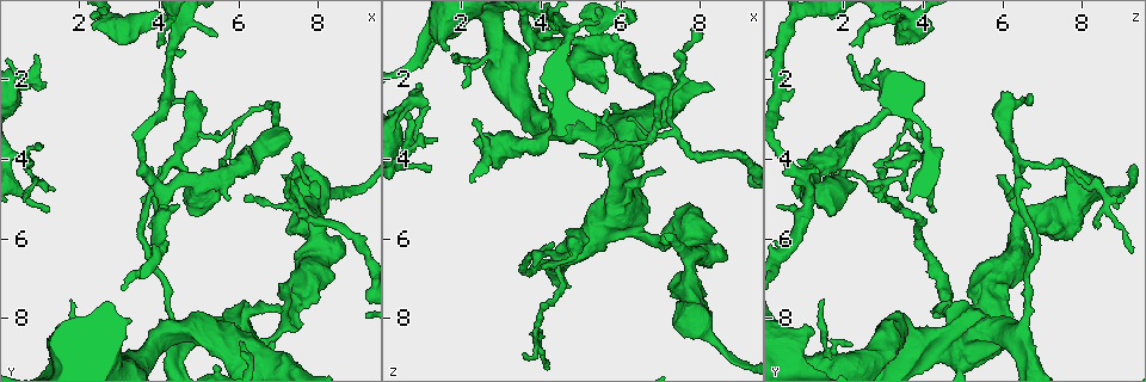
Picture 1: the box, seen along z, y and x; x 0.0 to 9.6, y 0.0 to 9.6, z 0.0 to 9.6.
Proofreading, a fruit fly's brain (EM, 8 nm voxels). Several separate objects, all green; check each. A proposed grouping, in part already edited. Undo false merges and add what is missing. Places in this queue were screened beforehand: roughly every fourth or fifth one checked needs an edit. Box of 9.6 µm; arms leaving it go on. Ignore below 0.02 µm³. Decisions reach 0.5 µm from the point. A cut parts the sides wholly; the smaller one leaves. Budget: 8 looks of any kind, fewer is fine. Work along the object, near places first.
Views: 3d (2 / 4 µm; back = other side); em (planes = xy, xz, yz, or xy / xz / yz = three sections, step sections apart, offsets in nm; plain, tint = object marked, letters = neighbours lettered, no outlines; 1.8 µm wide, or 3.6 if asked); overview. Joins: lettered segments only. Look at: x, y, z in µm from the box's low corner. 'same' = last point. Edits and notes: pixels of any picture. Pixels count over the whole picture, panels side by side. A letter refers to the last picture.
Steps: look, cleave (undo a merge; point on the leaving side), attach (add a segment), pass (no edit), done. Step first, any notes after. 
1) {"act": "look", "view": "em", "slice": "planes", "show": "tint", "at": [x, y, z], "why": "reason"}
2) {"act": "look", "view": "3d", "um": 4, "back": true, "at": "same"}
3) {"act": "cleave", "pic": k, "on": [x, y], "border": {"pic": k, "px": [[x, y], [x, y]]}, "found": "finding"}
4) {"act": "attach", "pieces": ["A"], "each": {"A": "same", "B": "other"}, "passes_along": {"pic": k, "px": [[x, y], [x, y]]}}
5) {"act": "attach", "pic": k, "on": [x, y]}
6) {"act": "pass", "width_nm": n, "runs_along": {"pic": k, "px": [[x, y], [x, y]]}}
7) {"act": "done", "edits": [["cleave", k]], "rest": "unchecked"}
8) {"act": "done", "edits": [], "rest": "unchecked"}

{"act": "look", "view": "em", "slice": "yz", "step": 4, "show": "tint", "at": [3.80, 4.80, 8.45], "why": "sharp bend"}

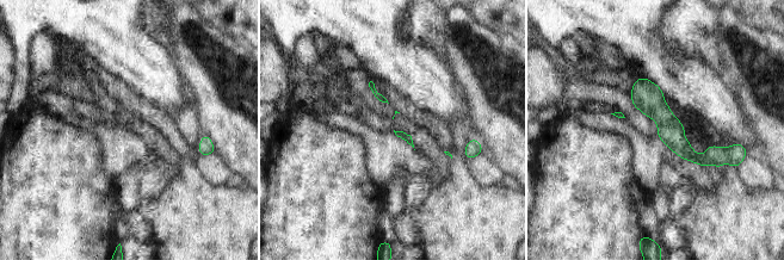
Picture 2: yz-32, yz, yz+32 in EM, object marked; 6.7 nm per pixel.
{"act": "look", "view": "em", "slice": "planes", "show": "letters", "at": "same", "why": "cut it another way"}

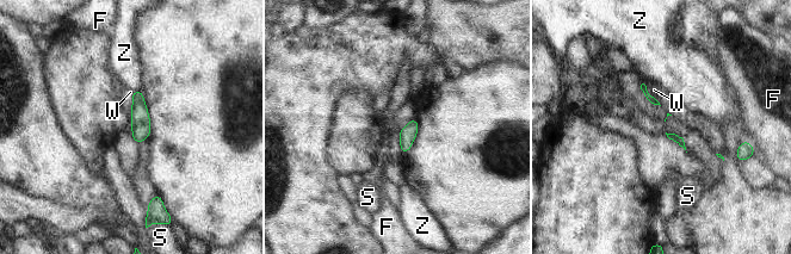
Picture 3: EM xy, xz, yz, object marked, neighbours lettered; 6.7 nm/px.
{"act": "pass", "longest_contact_nm": ["W", 200], "each": {"F": "other", "S": "other", "W": "other", "Z": "other"}, "found": "all the same neuron"}

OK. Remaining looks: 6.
{"act": "look", "view": "em", "slice": "planes", "show": "letters", "at": [6.05, 8.60, 0.70]}

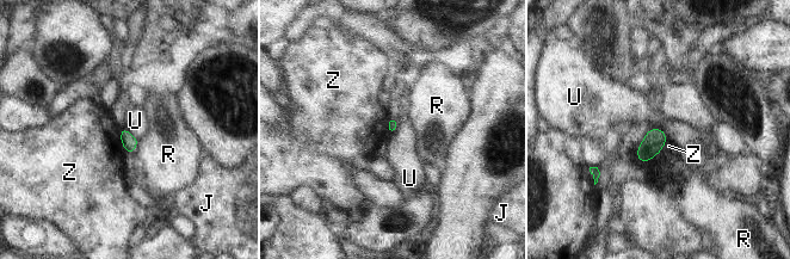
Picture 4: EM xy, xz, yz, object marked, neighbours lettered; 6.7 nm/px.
{"act": "pass", "each": {"J": "other", "R": "other", "U": "other", "Z": "other"}, "border": {"pic": 4, "px": [[650, 128], [660, 128], [666, 139]]}, "found": "none of them fits"}

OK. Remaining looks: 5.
{"act": "look", "view": "3d", "um": 4, "back": true, "at": [5.45, 8.25, 3.75], "why": "thick end"}

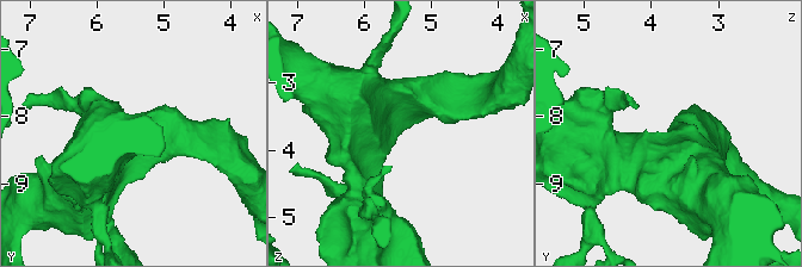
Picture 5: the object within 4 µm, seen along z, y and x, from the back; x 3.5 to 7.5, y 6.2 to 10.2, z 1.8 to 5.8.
{"act": "look", "view": "em", "slice": "planes", "show": "letters", "at": [5.45, 8.20, 3.80], "why": "now the EM"}

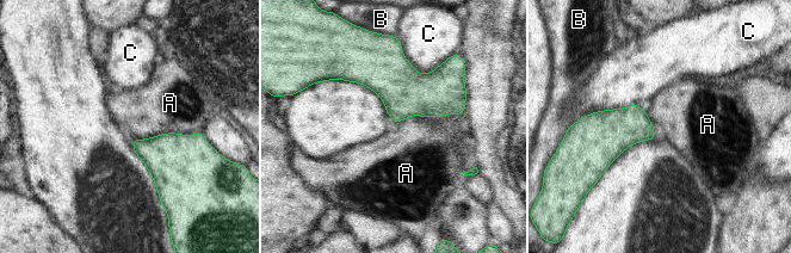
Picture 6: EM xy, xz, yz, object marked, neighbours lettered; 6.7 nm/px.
{"act": "pass", "each": {"A": "other", "B": "other", "C": "other"}, "border": {"pic": 6, "px": [[199, 131], [164, 133], [134, 139]]}, "found": "no lettered segment goes on from it"}

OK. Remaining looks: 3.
{"act": "done", "edits": [], "rest": "unchecked"}

